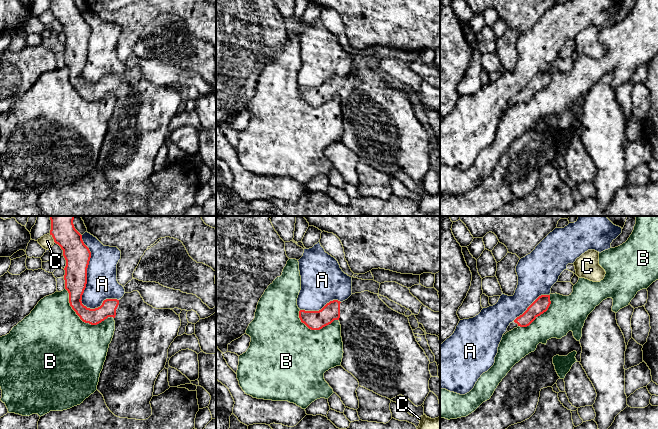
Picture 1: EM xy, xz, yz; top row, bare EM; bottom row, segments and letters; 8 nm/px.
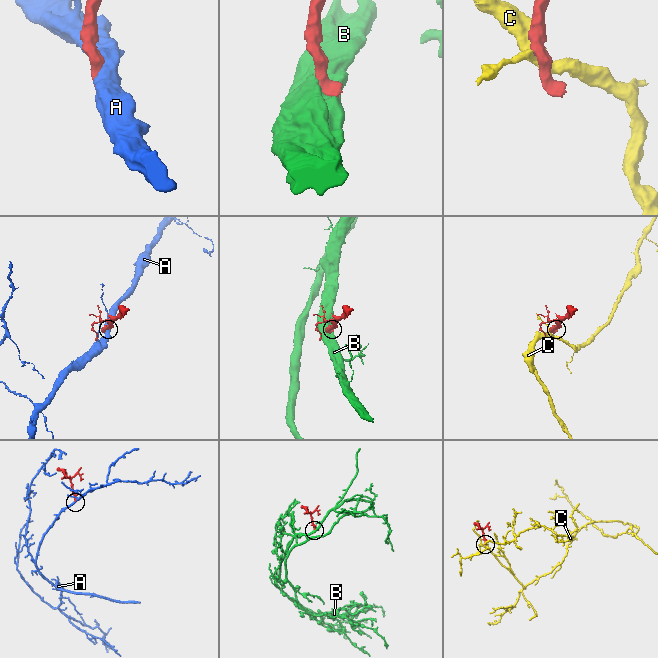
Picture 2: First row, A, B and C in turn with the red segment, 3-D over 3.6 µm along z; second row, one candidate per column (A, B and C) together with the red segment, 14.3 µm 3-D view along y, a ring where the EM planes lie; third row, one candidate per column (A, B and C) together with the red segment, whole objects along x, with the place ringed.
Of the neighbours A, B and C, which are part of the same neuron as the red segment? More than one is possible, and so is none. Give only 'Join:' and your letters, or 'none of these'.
Join: none of these

